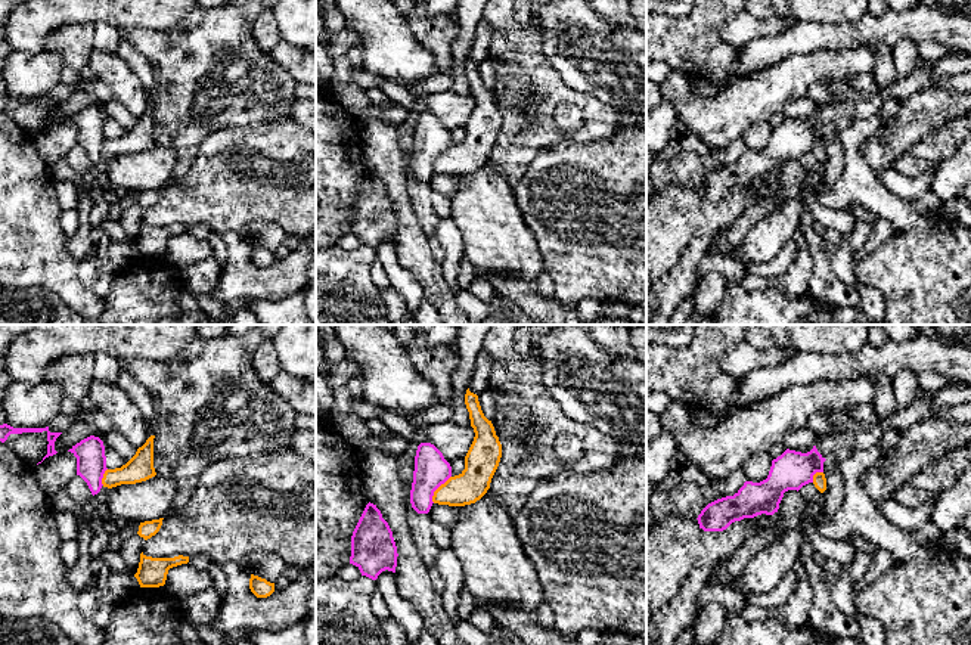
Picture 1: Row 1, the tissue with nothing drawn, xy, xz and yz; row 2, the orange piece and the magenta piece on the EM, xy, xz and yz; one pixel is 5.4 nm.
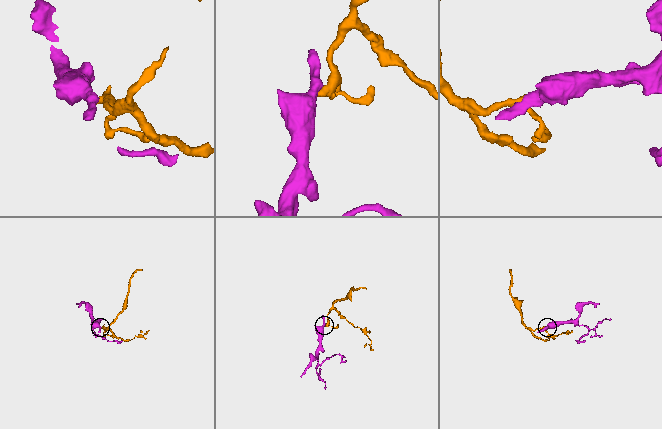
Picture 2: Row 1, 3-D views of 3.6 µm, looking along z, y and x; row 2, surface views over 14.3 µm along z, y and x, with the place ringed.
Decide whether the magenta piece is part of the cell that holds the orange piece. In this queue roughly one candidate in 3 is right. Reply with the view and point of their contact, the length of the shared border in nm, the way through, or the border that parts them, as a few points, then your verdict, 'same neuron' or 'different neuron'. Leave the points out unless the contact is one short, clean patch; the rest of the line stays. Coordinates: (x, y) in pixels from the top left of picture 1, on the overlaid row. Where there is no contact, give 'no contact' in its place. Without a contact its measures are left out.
meets orange in xz at (437, 489); contact 180 nm long; border along xz (450, 476), (434, 492), (433, 502); different neuron

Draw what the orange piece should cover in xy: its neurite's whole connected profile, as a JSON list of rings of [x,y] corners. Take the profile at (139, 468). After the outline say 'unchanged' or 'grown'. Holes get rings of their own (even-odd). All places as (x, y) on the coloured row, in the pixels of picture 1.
[[[151,435],[121,468],[106,469],[102,478],[103,487],[112,489],[121,484],[136,484],[155,477],[153,438],[155,435]]]; unchanged

